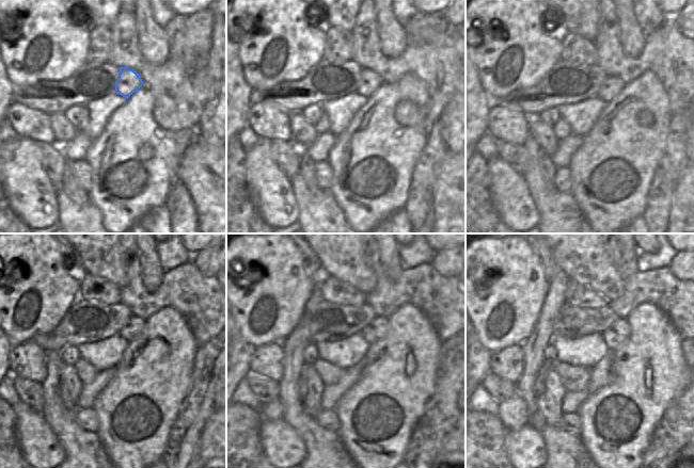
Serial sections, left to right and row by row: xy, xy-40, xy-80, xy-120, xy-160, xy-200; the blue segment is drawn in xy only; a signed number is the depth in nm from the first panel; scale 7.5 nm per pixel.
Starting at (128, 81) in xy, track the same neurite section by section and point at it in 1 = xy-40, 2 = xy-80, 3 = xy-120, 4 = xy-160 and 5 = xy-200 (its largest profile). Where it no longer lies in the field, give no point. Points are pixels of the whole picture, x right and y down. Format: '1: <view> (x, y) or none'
1: xy-40 (368, 81)
2: xy-80 (612, 85)
3: xy-120 (135, 325)
4: xy-160 (378, 328)
5: xy-200 (617, 335)

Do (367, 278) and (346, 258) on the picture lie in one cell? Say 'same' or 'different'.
same

